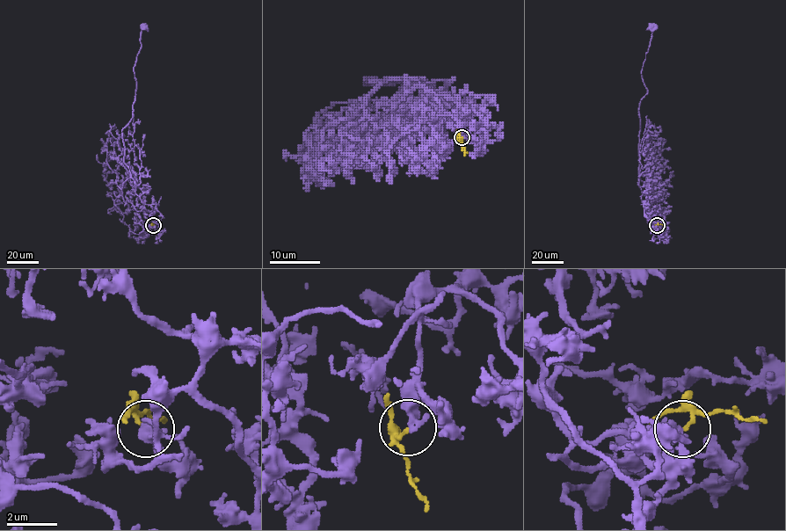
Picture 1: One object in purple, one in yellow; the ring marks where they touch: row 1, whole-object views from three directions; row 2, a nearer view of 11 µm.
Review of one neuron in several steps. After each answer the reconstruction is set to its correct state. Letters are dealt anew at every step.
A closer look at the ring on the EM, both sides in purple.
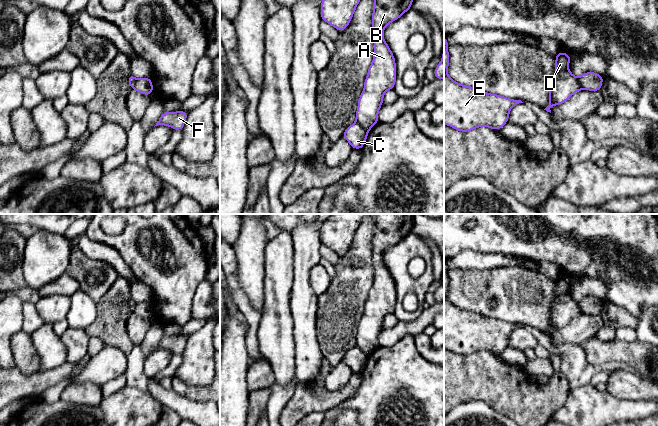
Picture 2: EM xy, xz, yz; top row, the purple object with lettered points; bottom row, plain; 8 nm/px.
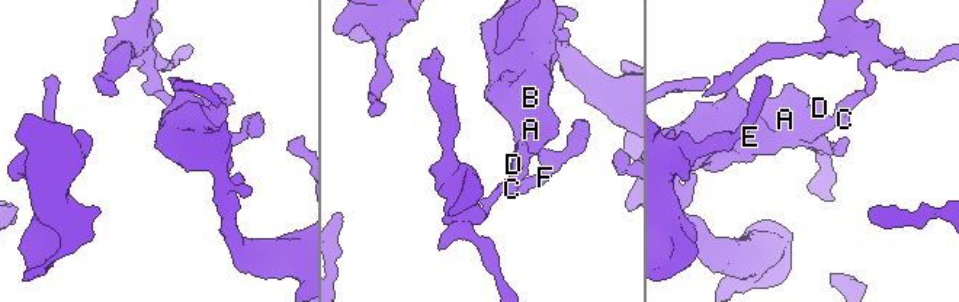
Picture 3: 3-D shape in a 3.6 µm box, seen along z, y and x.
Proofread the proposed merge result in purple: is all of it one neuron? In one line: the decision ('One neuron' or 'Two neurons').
Two neurons

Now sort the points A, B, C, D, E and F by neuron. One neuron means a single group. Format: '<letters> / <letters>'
A B D E F / C

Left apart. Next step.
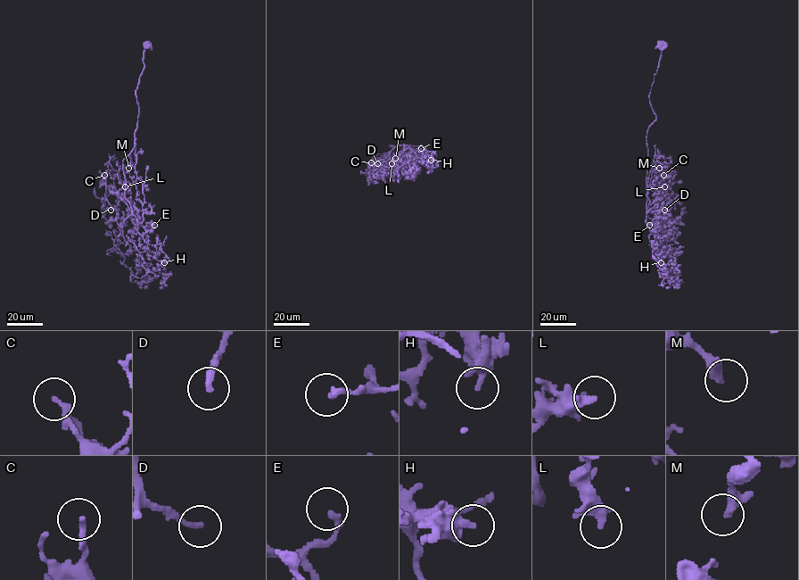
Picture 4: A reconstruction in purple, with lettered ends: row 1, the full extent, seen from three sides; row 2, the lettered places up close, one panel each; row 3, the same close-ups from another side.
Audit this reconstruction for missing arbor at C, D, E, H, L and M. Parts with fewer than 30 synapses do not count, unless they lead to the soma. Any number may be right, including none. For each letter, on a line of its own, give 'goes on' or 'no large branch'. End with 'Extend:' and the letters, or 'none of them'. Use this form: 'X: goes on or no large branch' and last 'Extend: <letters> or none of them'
C: no large branch
D: goes on
E: no large branch
H: no large branch
L: no large branch
M: goes on
Extend: D, M

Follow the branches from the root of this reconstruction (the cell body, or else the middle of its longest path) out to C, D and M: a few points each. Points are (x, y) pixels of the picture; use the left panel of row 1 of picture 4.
C: (147, 45), (135, 91), (135, 145), (122, 161), (125, 198), (131, 214), (122, 227), (105, 196), (104, 175)
D: (147, 45), (135, 91), (135, 145), (122, 161), (125, 198), (131, 214), (120, 227), (117, 211), (111, 210)
M: (147, 45), (135, 91), (135, 145), (122, 161), (125, 198), (141, 223), (143, 182), (135, 168), (128, 168)

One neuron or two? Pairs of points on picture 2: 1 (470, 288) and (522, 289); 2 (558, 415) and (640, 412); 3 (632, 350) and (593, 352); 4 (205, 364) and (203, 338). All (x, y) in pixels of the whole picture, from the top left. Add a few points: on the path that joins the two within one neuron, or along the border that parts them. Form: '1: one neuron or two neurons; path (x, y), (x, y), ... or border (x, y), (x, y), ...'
1: one neuron; path (483, 289), (509, 289)
2: one neuron; path (578, 412), (620, 412)
3: one neuron; path (622, 351), (603, 352)
4: one neuron; path (203, 358), (203, 344)

